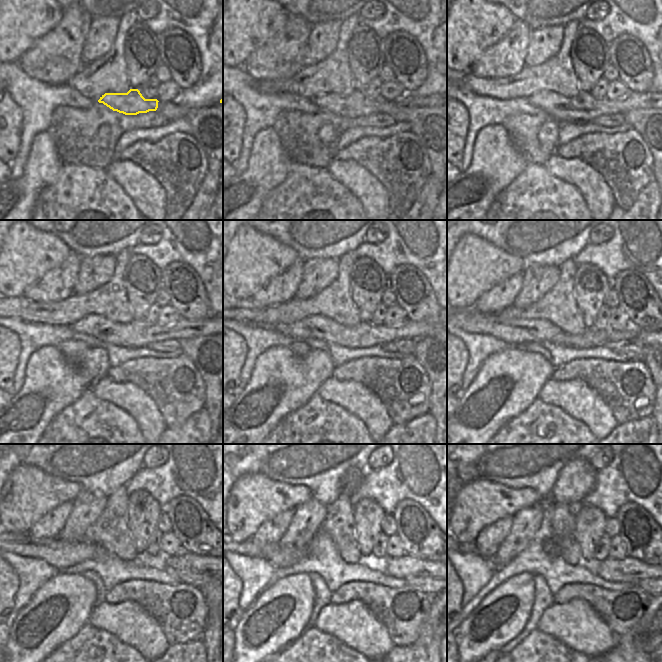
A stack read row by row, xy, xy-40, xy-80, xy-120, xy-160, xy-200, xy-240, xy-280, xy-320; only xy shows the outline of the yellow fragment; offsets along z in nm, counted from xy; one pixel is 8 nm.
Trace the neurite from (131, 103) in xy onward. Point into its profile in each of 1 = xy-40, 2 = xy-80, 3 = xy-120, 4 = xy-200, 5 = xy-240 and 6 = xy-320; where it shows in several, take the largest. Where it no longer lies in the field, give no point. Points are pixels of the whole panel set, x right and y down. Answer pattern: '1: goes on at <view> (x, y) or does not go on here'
1: goes on at xy-40 (357, 104)
2: goes on at xy-80 (583, 108)
3: goes on at xy-120 (138, 333)
4: goes on at xy-200 (516, 332)
5: goes on at xy-240 (60, 554)
6: goes on at xy-320 (467, 547)

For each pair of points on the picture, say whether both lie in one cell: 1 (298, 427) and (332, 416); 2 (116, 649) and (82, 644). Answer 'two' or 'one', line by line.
1: one
2: one

